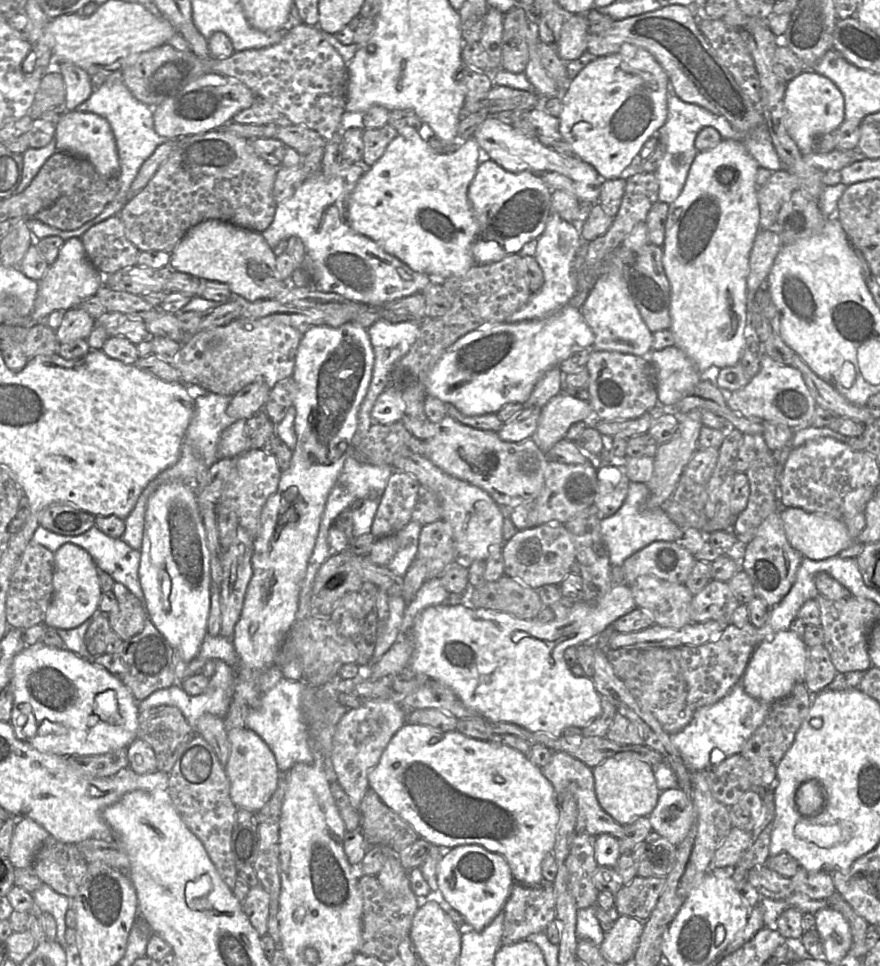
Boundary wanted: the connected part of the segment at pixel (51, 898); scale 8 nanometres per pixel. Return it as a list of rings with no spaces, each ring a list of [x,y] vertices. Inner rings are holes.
[[[45,883],[31,893],[35,904],[43,912],[50,913],[57,924],[57,942],[65,949],[66,947],[66,912],[71,907],[71,899],[57,893]]]

